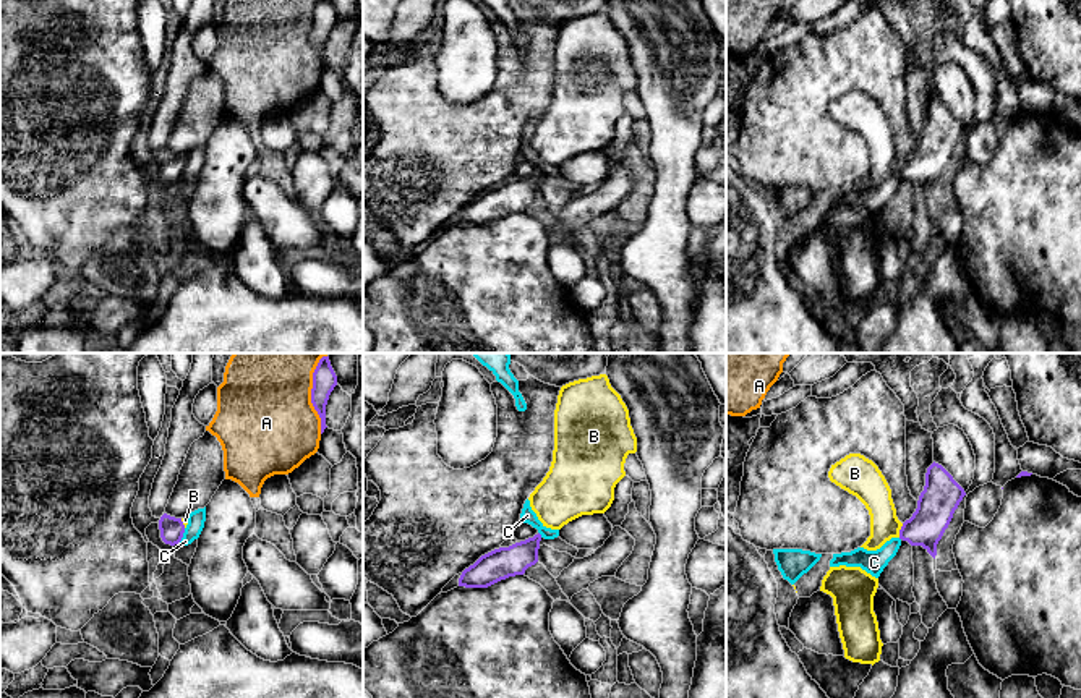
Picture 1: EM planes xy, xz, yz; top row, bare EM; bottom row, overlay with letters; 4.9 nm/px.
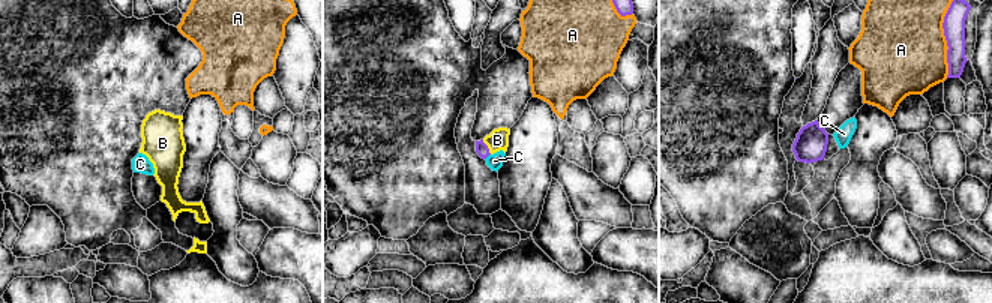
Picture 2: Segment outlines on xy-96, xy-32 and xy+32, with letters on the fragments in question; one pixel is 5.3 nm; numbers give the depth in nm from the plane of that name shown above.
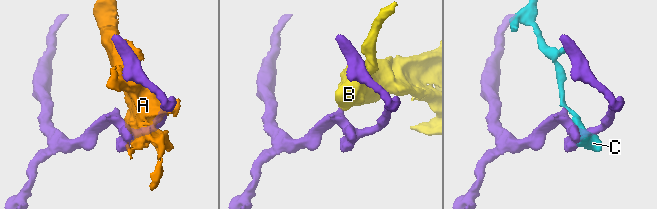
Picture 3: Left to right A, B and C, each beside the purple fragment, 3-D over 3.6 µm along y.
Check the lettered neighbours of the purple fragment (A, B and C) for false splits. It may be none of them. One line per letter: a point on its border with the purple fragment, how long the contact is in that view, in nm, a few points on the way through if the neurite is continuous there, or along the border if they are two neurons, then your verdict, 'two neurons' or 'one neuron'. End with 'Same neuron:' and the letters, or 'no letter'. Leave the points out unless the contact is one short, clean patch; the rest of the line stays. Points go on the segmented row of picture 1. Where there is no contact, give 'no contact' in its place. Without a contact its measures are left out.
A: xy (311, 394) | 400 nm | two neurons
B: yz (900, 530) | 80 nm | across yz (937, 502), (910, 530), (900, 530), (882, 512), (872, 489) | one neuron
C: xy (182, 535) | 80 nm | two neurons
Same neuron: B

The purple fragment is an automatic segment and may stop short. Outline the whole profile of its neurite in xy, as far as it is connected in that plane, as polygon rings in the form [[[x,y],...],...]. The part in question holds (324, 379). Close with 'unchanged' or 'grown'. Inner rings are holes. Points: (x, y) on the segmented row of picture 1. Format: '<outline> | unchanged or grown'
[[[323,356],[313,372],[311,403],[321,418],[321,434],[326,426],[326,405],[331,392],[337,385],[337,376],[331,366],[329,356]]] | unchanged

